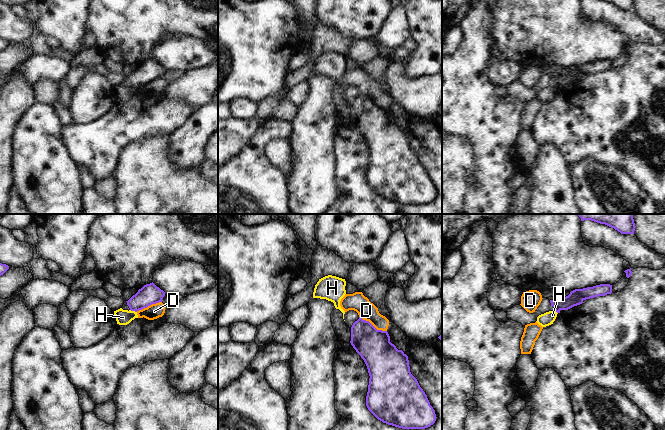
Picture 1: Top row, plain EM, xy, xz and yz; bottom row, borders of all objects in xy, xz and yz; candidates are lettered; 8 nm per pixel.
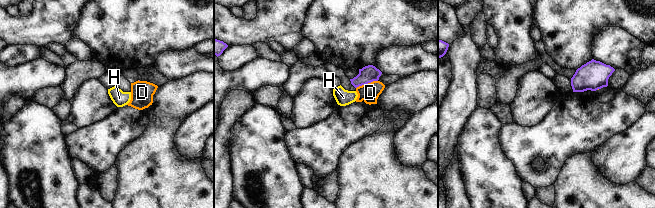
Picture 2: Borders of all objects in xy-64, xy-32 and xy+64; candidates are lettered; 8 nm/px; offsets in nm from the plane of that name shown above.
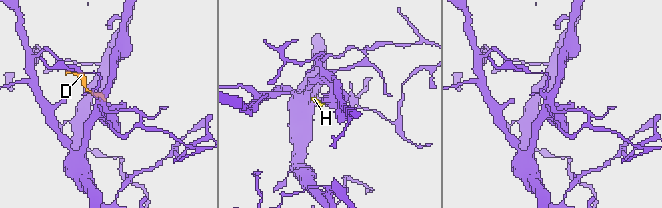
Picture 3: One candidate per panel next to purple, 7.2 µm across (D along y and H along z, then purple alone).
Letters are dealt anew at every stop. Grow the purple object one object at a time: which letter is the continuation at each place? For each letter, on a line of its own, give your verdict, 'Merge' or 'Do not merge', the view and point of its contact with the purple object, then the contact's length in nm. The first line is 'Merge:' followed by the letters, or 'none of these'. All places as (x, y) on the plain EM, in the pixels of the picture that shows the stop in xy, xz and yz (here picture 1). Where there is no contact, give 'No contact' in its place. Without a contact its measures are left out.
Merge: none of these
D: Do not merge. Touches purple at xz (372, 101). Shared border 260 nm
H: Do not merge. Touches purple at xy (133, 86). Shared border 60 nm.

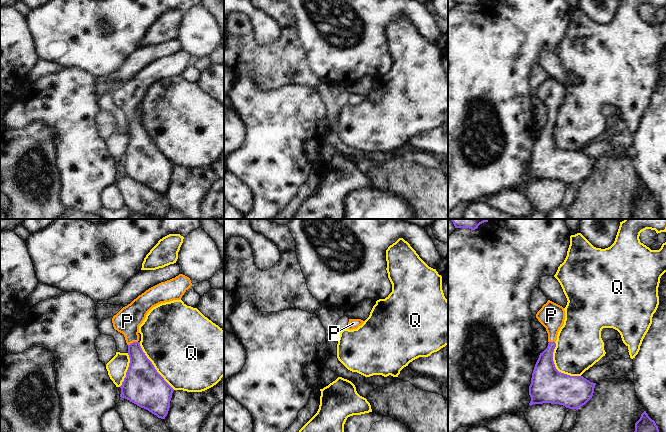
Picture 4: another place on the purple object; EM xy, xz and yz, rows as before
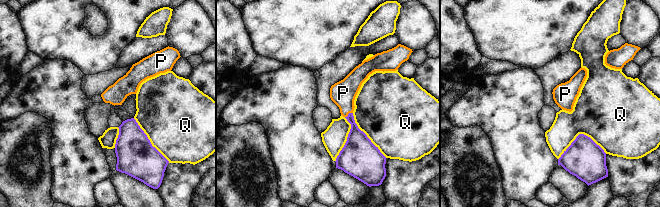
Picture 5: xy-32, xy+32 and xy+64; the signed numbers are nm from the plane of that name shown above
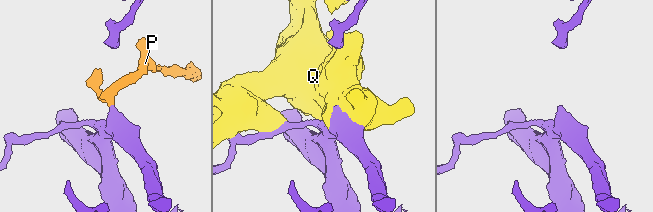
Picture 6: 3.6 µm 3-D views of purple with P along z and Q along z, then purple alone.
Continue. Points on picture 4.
Merge: P
P: Merge. Touches purple at xy (133, 118). Shared border 90 nm
Q: Do not merge. Touches purple at yz (555, 143). Shared border 360 nm.

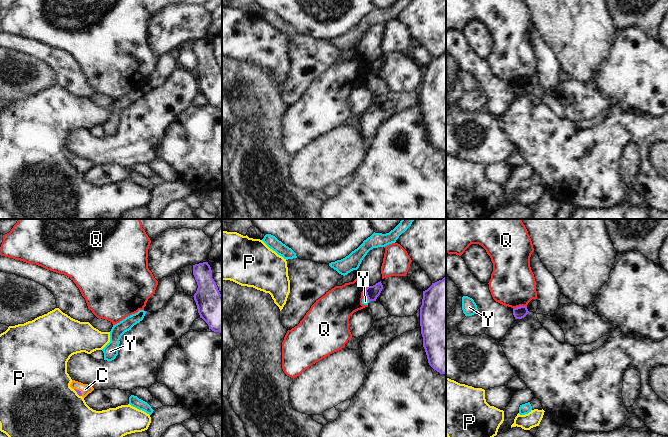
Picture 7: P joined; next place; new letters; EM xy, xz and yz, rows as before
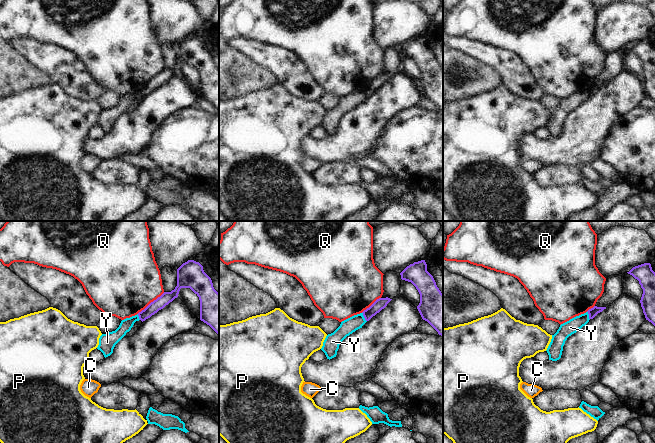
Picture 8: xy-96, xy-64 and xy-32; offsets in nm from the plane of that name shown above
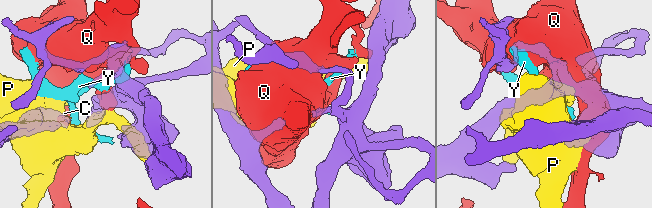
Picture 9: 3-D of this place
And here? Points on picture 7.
Merge: C
C: Merge. Touches purple at xy (79, 167). Shared border 90 nm
P: Do not merge. Touches purple at xy (77, 169). Shared border 90 nm
Q: Do not merge. Touches purple at yz (520, 82). Shared border 110 nm
Y: Do not merge. Touches purple at xz (367, 73). Shared border 90 nm.

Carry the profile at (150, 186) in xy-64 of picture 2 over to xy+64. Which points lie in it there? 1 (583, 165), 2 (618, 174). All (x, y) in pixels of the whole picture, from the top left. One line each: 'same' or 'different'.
1: same
2: different

